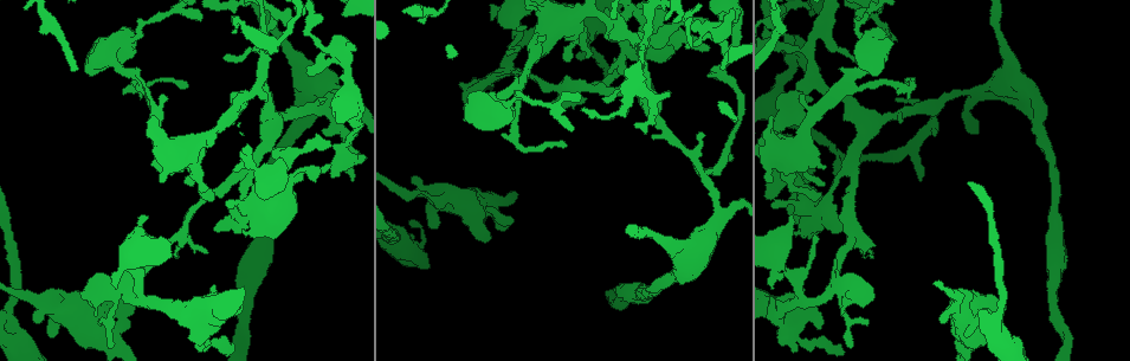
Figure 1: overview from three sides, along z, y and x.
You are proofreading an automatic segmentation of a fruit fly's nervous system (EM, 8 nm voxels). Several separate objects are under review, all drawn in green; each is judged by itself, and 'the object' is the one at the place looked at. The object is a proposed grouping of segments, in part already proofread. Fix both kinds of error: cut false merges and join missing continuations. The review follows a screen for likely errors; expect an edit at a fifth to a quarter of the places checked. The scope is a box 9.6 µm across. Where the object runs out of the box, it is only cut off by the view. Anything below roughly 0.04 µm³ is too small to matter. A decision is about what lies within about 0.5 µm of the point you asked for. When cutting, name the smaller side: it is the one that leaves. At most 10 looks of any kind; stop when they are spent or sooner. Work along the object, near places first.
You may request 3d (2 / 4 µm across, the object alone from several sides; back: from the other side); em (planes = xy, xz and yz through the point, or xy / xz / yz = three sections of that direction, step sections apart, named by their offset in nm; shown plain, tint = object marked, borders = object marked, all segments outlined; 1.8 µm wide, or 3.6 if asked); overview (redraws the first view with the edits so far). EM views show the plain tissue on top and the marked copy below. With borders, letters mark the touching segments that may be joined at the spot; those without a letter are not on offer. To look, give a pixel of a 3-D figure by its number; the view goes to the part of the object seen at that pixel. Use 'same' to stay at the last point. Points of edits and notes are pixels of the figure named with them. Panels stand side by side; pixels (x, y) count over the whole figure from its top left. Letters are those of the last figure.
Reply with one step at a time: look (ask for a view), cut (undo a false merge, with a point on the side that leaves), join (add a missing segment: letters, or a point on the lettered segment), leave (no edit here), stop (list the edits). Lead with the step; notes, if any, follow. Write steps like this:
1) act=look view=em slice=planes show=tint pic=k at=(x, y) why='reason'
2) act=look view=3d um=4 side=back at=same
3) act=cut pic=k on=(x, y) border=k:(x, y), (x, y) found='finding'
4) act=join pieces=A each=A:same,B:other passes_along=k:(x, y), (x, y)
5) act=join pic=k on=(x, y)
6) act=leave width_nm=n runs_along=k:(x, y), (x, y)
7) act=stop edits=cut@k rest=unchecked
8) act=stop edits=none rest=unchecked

act=look view=em slice=planes show=borders pic=1 at=(148, 93) why='three arms meet'

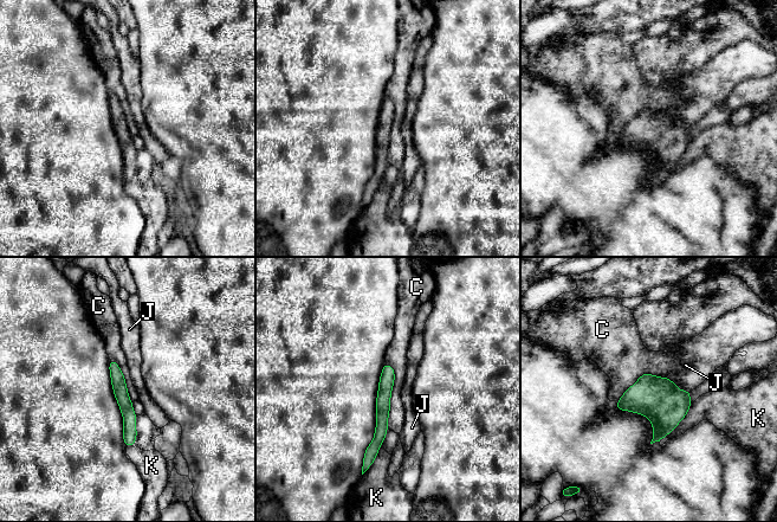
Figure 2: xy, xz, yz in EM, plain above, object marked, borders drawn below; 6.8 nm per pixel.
act=leave each=C:other,J:other,K:other runs_along=2:(387, 366), (382, 429), (370, 458) found='one cell here'

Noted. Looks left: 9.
act=look view=em slice=planes show=tint pic=1 at=(894, 40) why='tapers out'

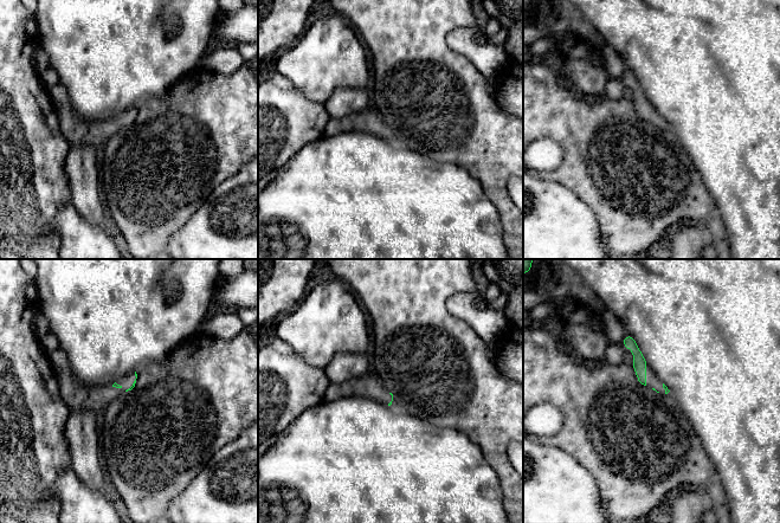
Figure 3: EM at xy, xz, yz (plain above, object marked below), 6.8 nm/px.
act=look view=em slice=planes show=borders at=same why='what lies round it'

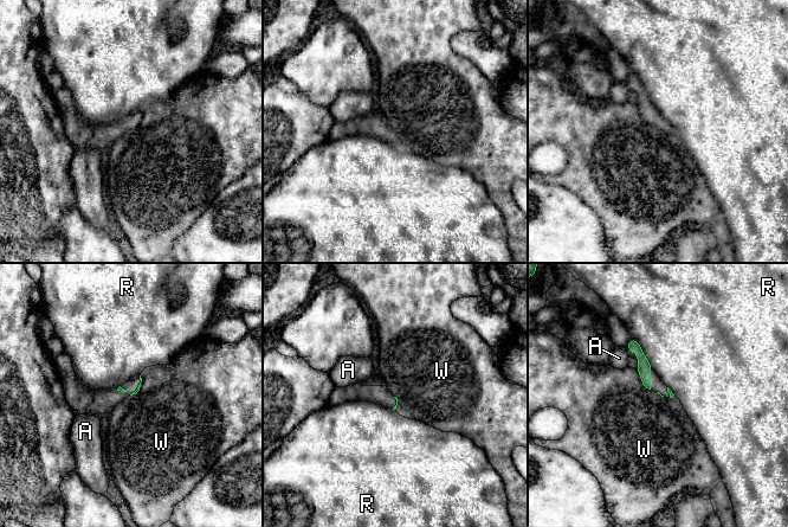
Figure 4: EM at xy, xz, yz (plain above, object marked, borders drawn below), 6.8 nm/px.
act=leave each=A:other,R:other,W:other border=4:(637, 368), (640, 381), (650, 390) found='none of them fits'

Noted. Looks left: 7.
act=look view=em slice=planes show=borders pic=1 at=(790, 57) why='abrupt turn'

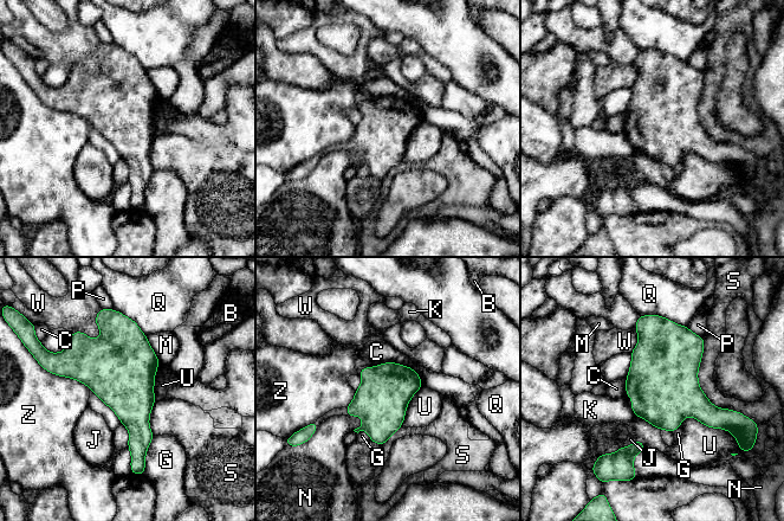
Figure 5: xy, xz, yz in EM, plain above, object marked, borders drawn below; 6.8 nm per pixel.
act=leave width_nm=360 each=B:other,C:other,G:other,J:other,K:other,M:other,N:other,P:other,Q:other,S:other,U:other,W:other,Z:other border=5:(680, 423), (694, 417), (725, 430) found='all the same cell'

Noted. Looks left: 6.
act=look view=em slice=planes show=tint pic=1 at=(648, 8) why='three-way junction'

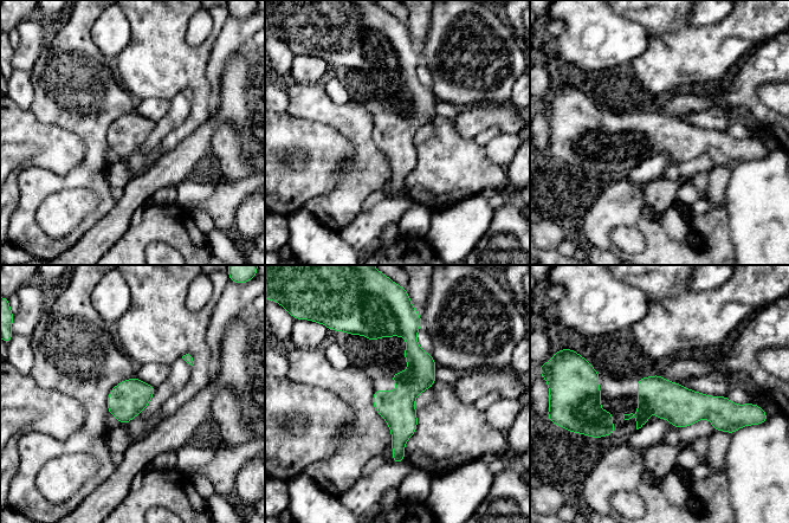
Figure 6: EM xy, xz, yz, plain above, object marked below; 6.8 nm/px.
act=look view=em slice=planes show=borders at=same why='see the neighbours'

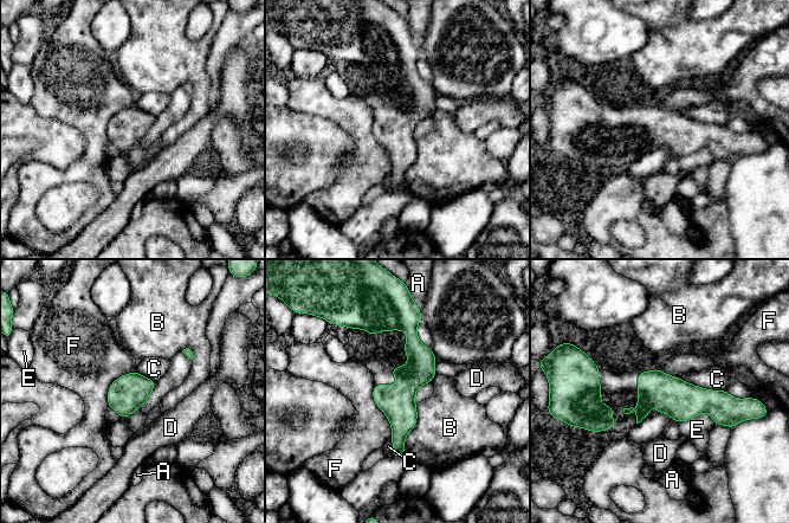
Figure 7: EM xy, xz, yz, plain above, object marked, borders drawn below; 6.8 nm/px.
act=leave width_nm=240 each=A:other,B:other,C:other,D:other,E:other,F:other border=7:(374, 383), (373, 401), (390, 437) found='all the same cell'

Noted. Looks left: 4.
act=stop edits=none rest=unchecked

